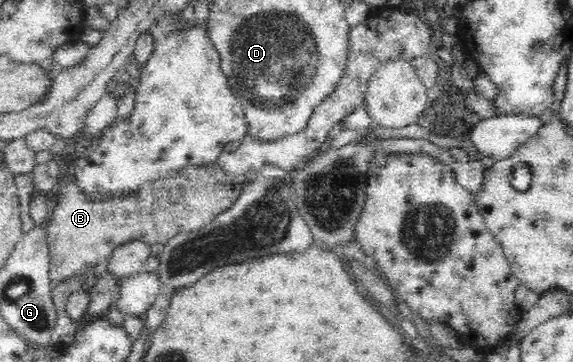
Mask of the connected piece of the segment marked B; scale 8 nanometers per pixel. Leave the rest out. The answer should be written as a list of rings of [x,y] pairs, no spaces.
[[[212,162],[205,166],[186,166],[170,176],[158,181],[144,183],[144,186],[136,190],[117,192],[104,199],[92,199],[84,188],[80,187],[76,178],[69,184],[64,183],[60,193],[56,193],[56,206],[50,210],[52,218],[45,227],[45,240],[50,254],[50,278],[53,285],[65,282],[72,276],[92,269],[100,261],[108,260],[118,247],[132,240],[146,241],[152,245],[165,243],[180,232],[198,231],[208,226],[214,219],[228,211],[240,197],[244,189],[244,183],[248,179],[245,175],[224,173],[218,164]]]

